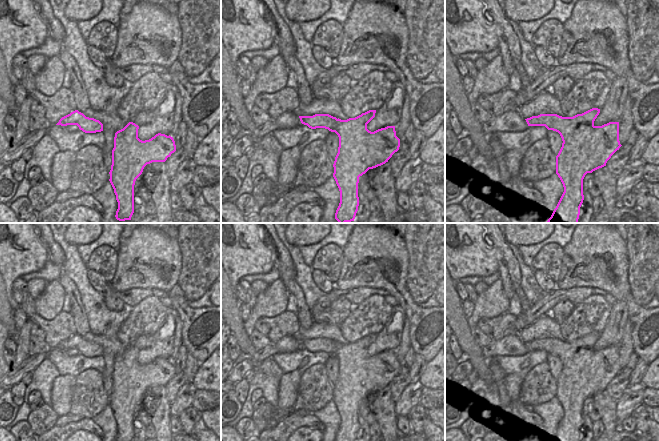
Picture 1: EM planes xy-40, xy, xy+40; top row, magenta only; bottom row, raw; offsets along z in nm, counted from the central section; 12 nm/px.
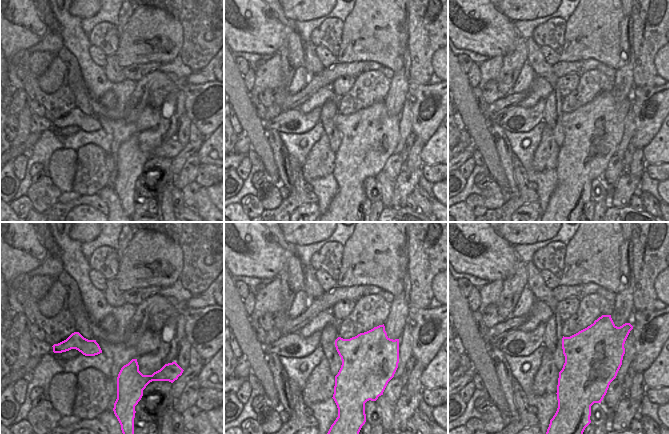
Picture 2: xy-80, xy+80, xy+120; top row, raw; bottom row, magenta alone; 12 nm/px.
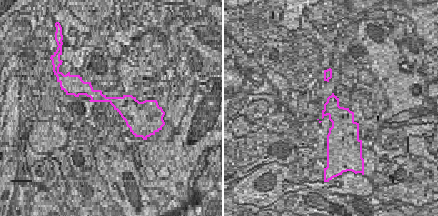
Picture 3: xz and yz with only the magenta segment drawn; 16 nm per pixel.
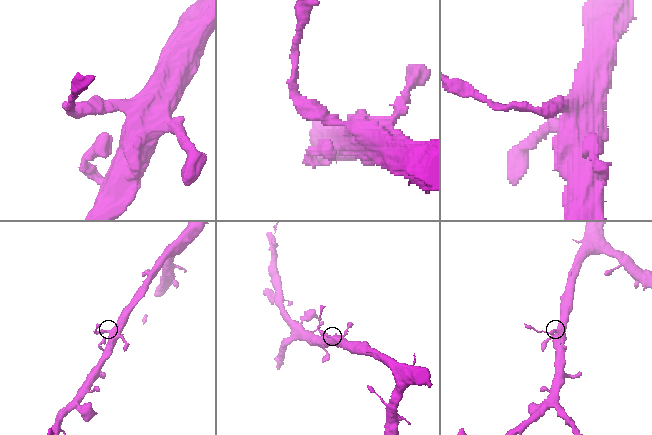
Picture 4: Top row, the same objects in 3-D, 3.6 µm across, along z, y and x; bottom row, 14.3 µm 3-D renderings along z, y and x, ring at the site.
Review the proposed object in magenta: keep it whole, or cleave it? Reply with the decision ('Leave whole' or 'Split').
Split.

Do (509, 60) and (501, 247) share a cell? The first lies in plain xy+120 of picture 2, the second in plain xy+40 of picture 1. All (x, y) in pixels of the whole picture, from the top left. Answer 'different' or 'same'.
same

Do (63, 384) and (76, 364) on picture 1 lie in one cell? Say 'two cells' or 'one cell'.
two cells

